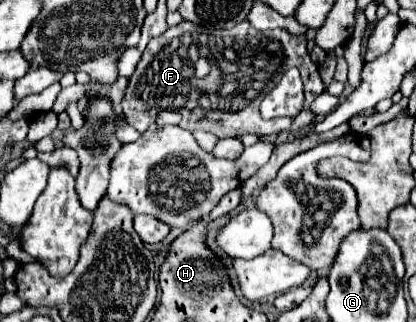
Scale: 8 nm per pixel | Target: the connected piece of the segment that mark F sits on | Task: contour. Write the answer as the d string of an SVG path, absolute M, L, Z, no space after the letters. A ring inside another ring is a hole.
M182 21L148 43L122 99L124 117L128 125L144 133L156 121L160 111L178 111L182 115L182 129L204 129L220 139L242 137L244 133L278 135L282 131L314 127L316 113L312 113L310 103L324 91L324 81L320 77L318 63L312 61L306 49L306 41L306 35L292 35L286 29L256 31L248 21L226 31L204 29L196 23ZM224 53L228 53L232 61L226 61ZM198 59L204 59L208 67L202 75L198 71ZM276 67L300 69L302 81L306 83L306 103L298 117L266 121L260 117L258 105L262 101L262 91L266 91L268 85L268 73L276 71ZM202 117L208 121L200 121Z

